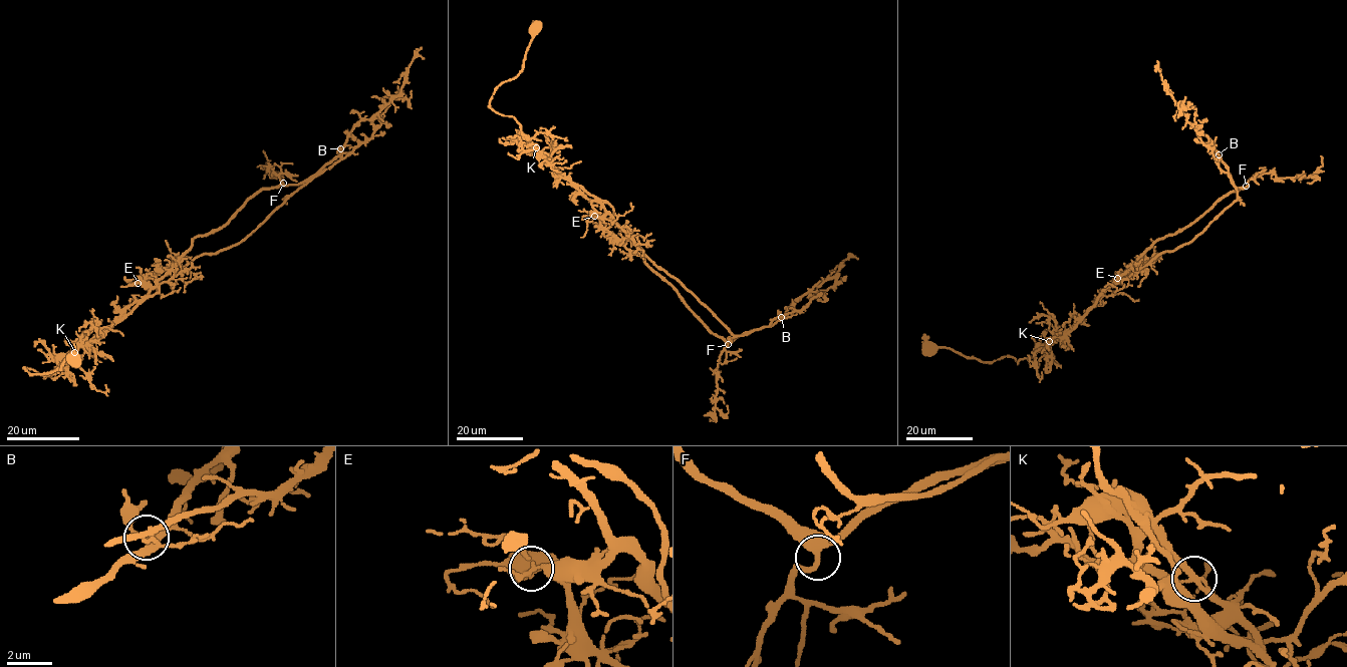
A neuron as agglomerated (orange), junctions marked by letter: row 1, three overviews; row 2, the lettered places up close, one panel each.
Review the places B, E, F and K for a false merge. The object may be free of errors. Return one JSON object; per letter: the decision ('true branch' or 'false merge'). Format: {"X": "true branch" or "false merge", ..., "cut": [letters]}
{"B": "true branch", "E": "true branch", "F": "true branch", "K": "false merge", "cut": ["K"]}

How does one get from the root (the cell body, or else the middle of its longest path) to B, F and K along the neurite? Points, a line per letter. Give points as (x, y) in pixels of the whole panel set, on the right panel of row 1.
B: (929, 349), (1017, 363), (1064, 336), (1102, 291), (1188, 243), (1237, 199), (1219, 154)
F: (929, 349), (949, 347), (982, 362), (1031, 357), (1071, 328), (1157, 241), (1246, 186)
K: (929, 349), (949, 347), (982, 362), (1010, 356), (1017, 363), (1022, 358), (1031, 357), (1049, 342)

